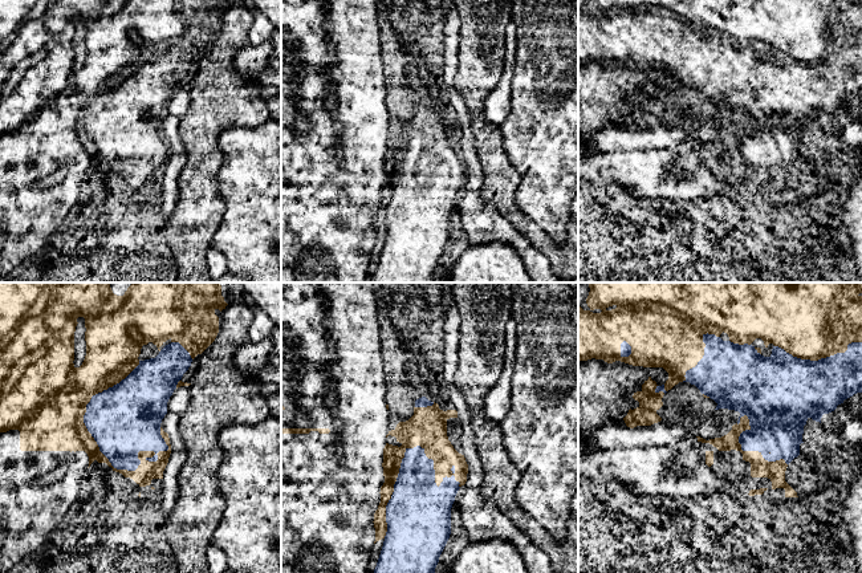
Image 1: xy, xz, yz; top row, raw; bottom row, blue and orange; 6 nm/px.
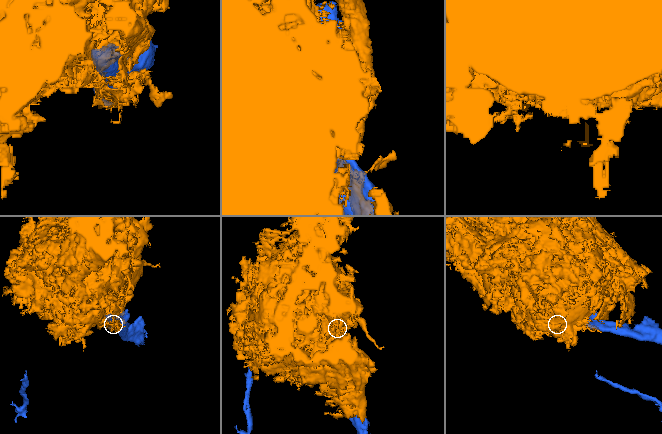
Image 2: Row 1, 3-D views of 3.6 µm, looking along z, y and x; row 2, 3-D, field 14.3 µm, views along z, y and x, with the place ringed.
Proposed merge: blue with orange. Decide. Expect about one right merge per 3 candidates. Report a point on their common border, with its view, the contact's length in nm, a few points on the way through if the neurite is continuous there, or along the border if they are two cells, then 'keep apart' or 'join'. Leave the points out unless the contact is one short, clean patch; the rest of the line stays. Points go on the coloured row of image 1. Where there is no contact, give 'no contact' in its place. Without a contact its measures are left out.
meets blue in xy at (86, 409); contact 700 nm long; keep apart

